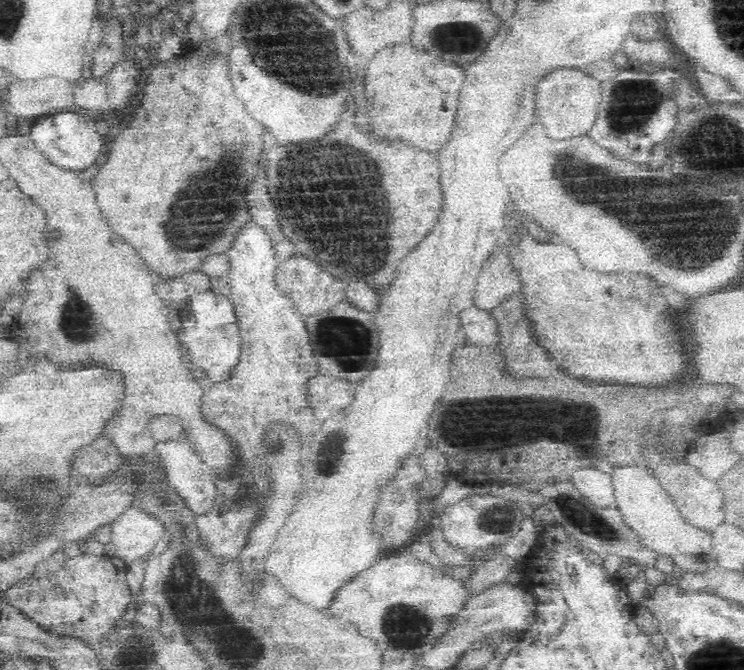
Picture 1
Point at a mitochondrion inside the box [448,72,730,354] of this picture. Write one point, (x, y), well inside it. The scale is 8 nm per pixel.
(632, 103)

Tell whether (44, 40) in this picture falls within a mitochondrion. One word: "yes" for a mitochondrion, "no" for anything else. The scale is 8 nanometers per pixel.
no

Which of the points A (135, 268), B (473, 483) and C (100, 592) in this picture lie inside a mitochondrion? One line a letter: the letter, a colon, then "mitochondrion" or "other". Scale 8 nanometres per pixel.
A: other
B: other
C: other

